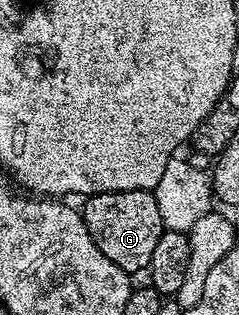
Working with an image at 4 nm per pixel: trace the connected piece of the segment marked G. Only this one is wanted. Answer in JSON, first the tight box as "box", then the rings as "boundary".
{"box":[82,190,165,276],"boundary":[[[115,190],[109,194],[93,194],[85,202],[88,203],[82,206],[84,223],[102,256],[118,264],[129,276],[136,276],[139,270],[140,273],[147,271],[154,247],[165,232],[153,191]]]}

